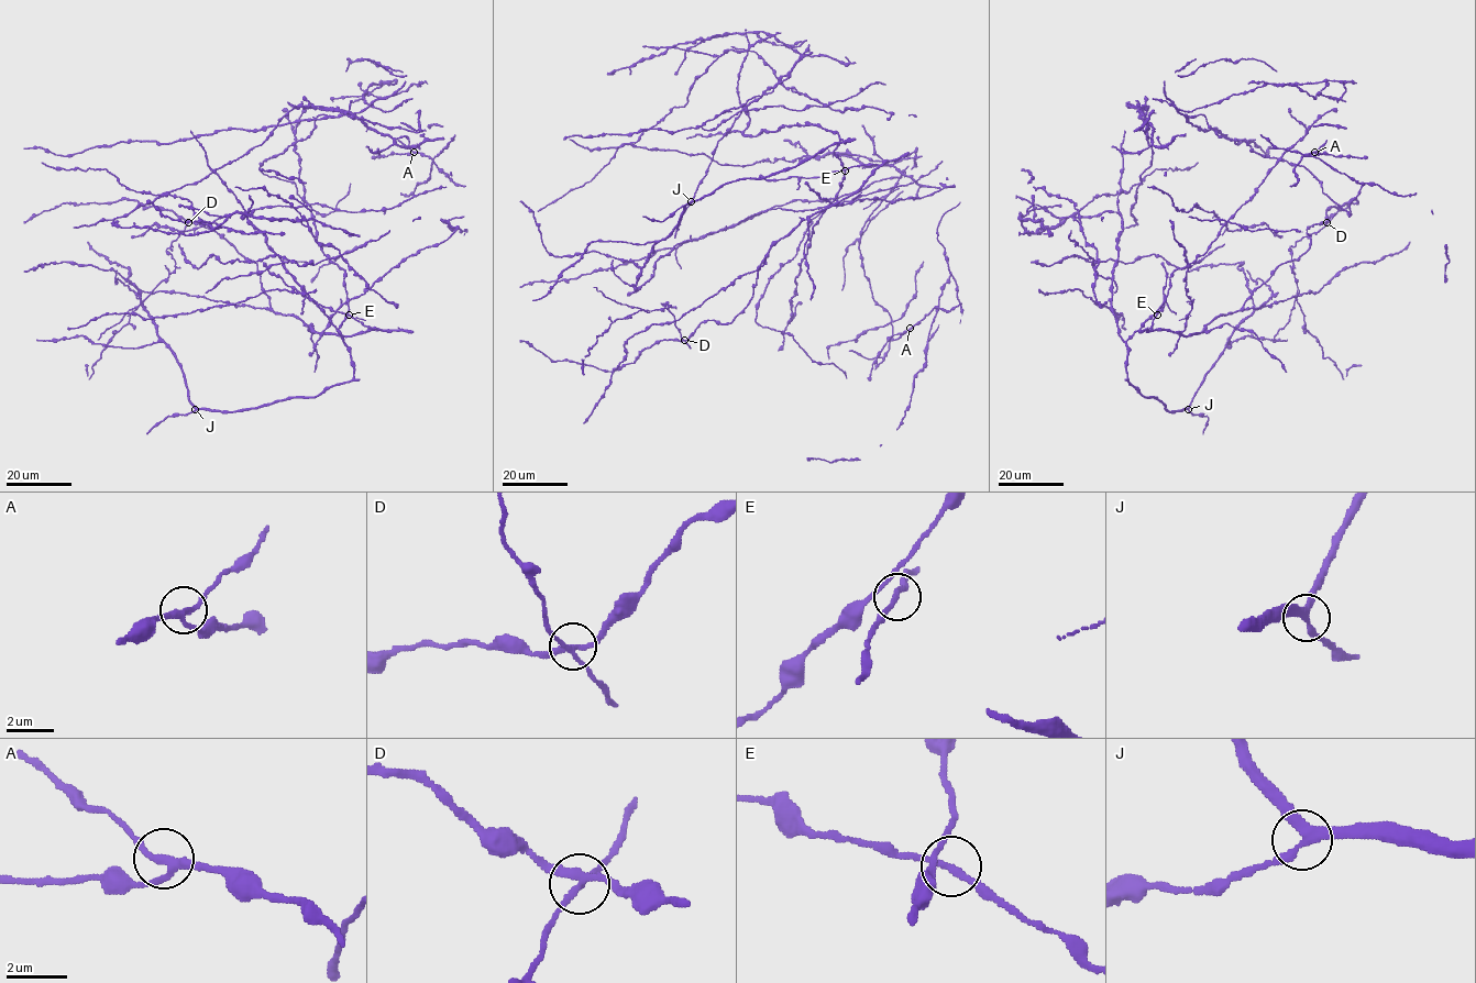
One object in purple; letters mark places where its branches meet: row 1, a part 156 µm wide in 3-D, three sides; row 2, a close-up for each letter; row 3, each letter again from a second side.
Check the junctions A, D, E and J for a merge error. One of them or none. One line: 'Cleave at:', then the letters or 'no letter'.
Cleave at: D

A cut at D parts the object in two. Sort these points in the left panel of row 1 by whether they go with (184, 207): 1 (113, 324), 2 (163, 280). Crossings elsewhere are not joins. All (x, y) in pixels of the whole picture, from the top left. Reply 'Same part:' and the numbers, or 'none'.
Same part: none

